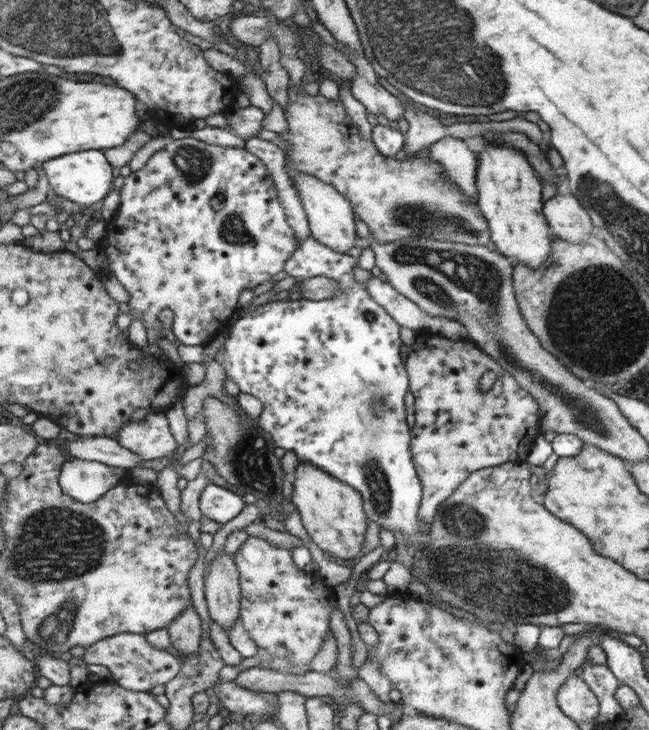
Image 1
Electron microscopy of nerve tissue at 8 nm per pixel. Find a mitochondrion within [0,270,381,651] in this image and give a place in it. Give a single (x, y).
(53, 544)

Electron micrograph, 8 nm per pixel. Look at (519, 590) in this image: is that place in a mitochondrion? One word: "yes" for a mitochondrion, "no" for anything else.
yes

